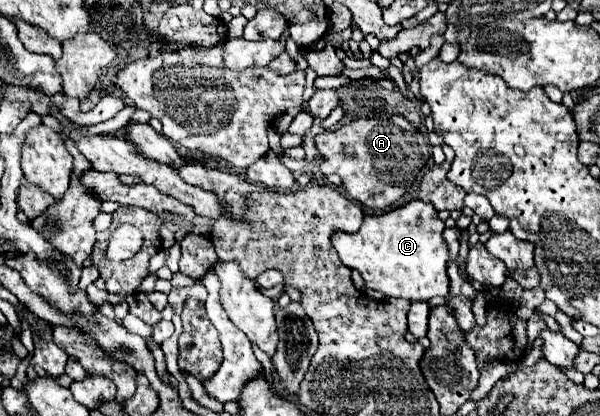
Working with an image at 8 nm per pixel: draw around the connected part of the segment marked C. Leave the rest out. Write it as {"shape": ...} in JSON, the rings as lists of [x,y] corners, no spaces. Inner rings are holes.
{"shape":[[[410,200],[408,204],[378,214],[378,216],[364,216],[364,222],[358,232],[342,232],[336,230],[332,234],[332,246],[338,252],[338,258],[348,268],[356,268],[366,286],[374,288],[390,298],[406,298],[410,302],[414,300],[428,300],[432,296],[446,296],[448,294],[448,274],[446,274],[446,262],[448,262],[448,246],[442,236],[444,222],[438,218],[438,212],[432,204],[426,204],[422,200]]]}

